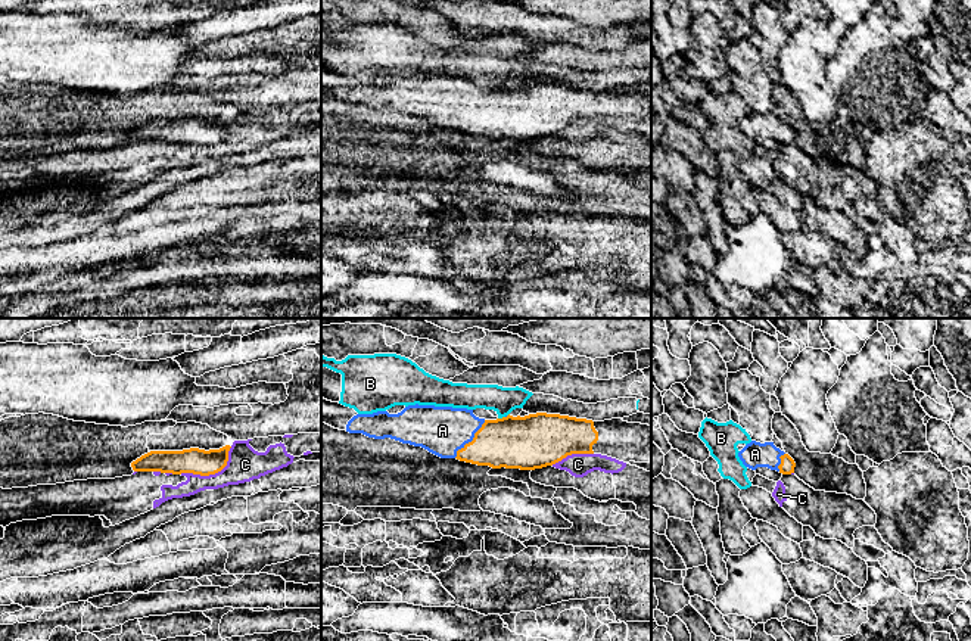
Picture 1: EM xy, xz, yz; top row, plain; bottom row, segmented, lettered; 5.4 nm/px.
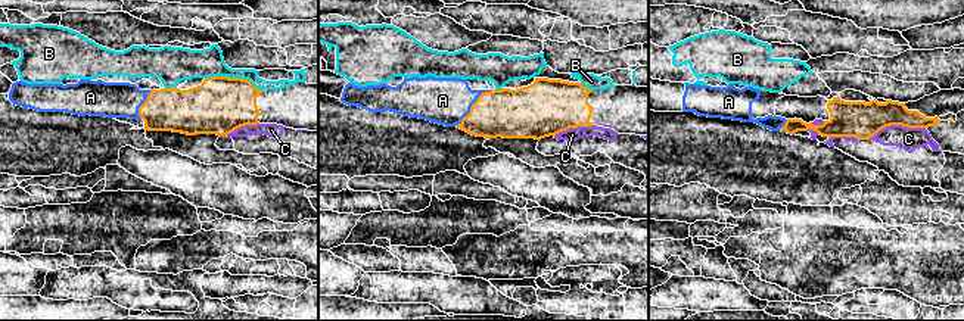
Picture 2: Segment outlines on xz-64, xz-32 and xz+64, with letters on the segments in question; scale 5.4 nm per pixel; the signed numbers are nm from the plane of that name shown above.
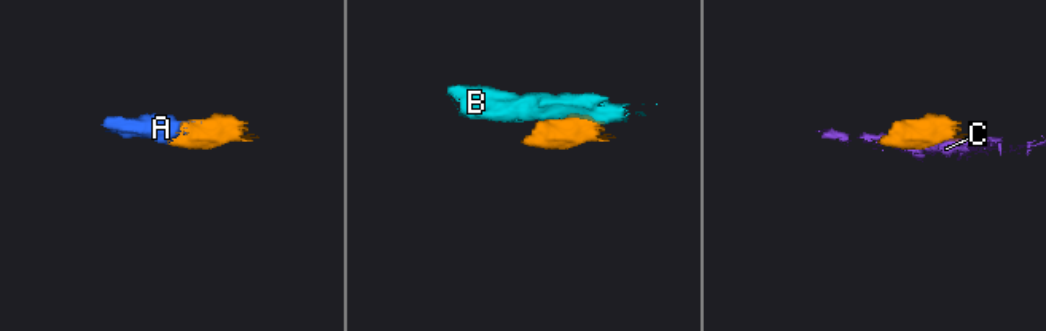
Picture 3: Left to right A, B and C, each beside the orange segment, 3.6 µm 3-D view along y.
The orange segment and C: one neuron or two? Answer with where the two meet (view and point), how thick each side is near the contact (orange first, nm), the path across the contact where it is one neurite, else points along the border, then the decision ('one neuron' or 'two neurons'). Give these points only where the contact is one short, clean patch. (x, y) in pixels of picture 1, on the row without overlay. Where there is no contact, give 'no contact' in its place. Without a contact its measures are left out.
meets orange in xy at (211, 143); 140 nm thick on the orange side, 190 nm on the other; two neurons

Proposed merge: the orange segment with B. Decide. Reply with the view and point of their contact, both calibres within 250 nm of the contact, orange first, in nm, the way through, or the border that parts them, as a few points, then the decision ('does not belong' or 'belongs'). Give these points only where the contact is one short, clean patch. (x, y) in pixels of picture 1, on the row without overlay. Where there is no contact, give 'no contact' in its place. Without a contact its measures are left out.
contact xz (503, 87); calibres 300 and 140 nm; does not belong

